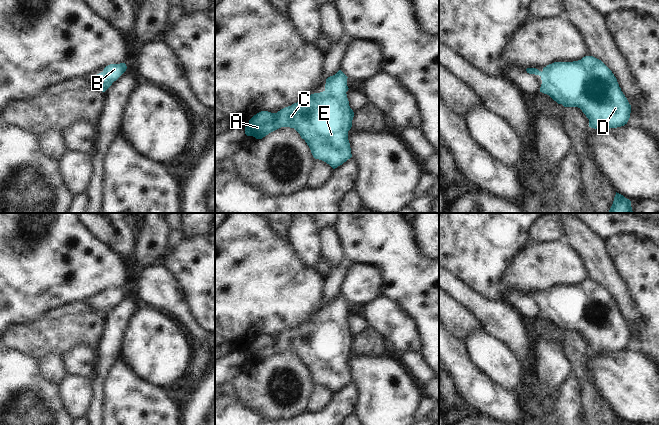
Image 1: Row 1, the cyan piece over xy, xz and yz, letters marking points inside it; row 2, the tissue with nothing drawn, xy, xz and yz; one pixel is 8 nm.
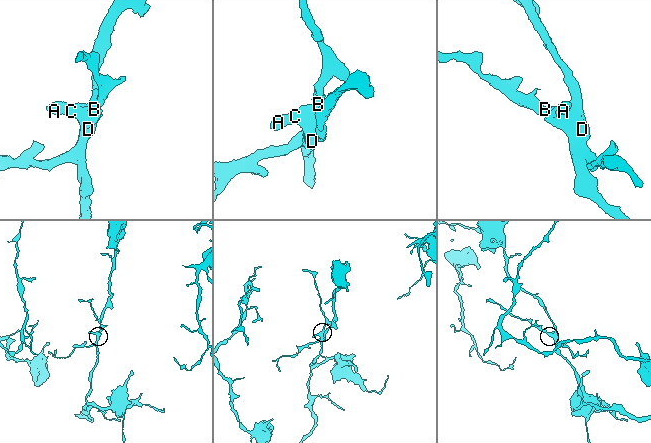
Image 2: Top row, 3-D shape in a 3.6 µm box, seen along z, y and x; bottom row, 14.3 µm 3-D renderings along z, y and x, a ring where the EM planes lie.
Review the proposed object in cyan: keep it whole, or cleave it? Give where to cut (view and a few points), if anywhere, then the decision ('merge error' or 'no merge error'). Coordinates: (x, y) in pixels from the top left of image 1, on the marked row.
cut none; no merge error

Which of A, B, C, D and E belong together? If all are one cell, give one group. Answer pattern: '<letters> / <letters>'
A B C D E

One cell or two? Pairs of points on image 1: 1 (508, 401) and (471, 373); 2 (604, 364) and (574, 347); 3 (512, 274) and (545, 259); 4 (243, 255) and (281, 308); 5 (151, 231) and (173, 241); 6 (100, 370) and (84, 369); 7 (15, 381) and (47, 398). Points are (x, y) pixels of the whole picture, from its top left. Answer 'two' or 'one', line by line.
1: one
2: two
3: one
4: one
5: two
6: two
7: one

